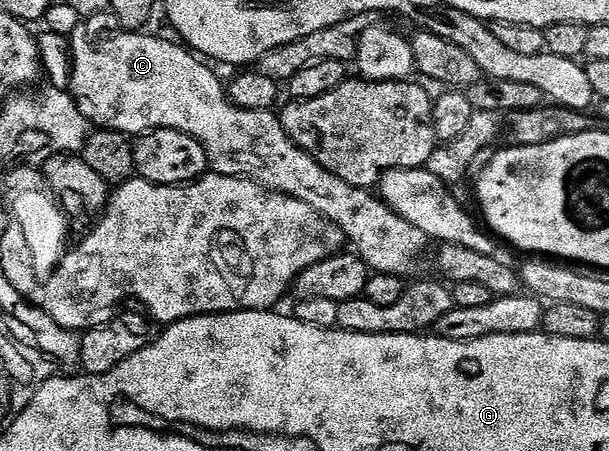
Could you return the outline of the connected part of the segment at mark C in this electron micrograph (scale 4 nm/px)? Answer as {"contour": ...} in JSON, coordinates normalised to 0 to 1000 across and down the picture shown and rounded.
{"contour":[[[126,67],[115,80],[117,95],[117,188],[115,204],[122,215],[126,233],[136,242],[138,259],[144,266],[146,277],[156,279],[159,286],[177,284],[182,293],[197,293],[212,306],[228,306],[238,293],[255,293],[258,284],[278,284],[279,288],[292,288],[299,297],[312,297],[335,322],[338,341],[342,344],[342,361],[346,379],[358,390],[394,390],[399,399],[414,399],[419,408],[440,417],[445,426],[461,426],[476,439],[486,439],[489,448],[499,448],[502,457],[514,461],[524,479],[534,479],[545,497],[553,497],[558,517],[567,528],[570,548],[576,552],[583,565],[612,605],[626,603],[627,608],[640,608],[658,616],[668,614],[668,603],[683,585],[683,574],[696,559],[696,548],[706,541],[703,521],[693,510],[686,510],[686,501],[680,501],[673,492],[667,492],[667,483],[660,483],[649,470],[639,452],[619,439],[606,419],[589,417],[588,412],[575,412],[568,404],[562,404],[562,395],[555,395],[548,386],[542,386],[542,377],[530,373],[521,355],[506,337],[498,337],[493,326],[481,315],[475,302],[466,295],[466,282],[461,279],[458,264],[445,246],[419,248],[417,244],[397,244],[391,235],[384,235],[381,224],[371,211],[369,188],[361,186],[361,177],[340,151],[343,144],[333,131],[323,129],[307,104],[297,102],[294,95],[281,98],[276,89],[261,89],[256,80],[236,80],[235,69],[205,71],[190,67],[186,80],[164,80],[156,89],[151,80],[136,80],[136,69]]]}

